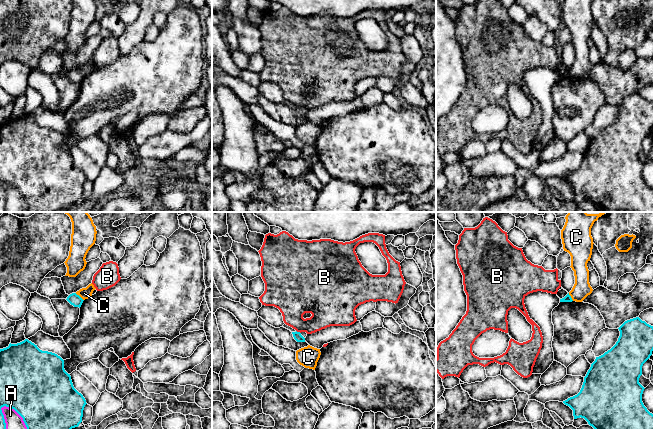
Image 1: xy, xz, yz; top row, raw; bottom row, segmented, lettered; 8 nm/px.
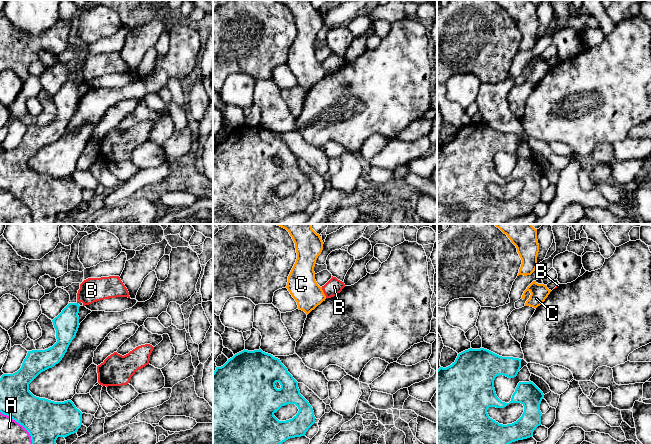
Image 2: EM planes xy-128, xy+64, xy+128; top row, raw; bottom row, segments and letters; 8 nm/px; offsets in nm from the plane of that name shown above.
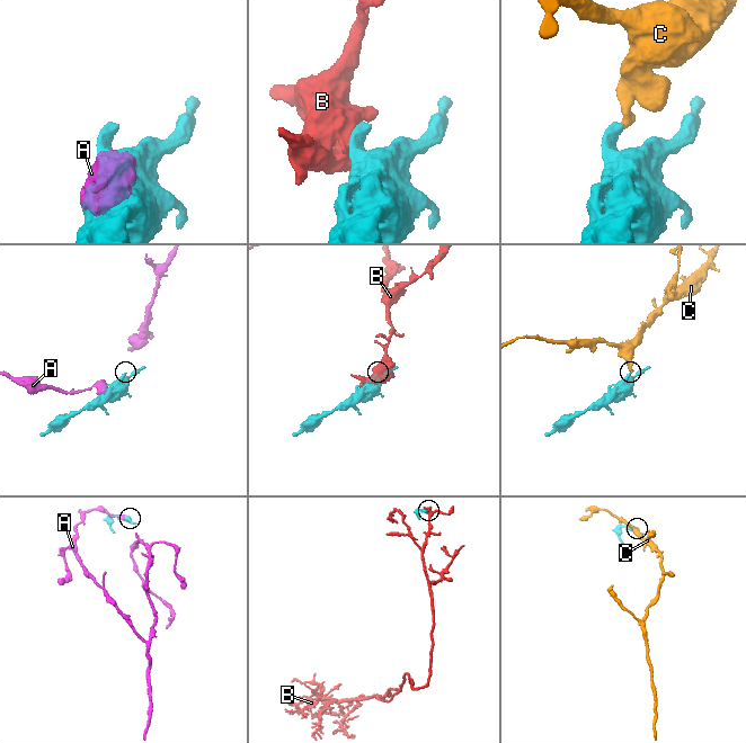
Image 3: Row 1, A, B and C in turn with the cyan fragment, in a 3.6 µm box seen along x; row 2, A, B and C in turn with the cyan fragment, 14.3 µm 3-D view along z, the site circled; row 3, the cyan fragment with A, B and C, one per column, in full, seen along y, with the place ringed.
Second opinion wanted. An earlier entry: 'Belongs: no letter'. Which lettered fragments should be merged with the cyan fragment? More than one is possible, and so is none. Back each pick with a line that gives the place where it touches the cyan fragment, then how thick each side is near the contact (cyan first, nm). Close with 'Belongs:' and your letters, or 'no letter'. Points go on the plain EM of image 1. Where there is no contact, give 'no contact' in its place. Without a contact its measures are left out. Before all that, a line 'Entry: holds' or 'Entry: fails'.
Entry: holds
Belongs: no letter

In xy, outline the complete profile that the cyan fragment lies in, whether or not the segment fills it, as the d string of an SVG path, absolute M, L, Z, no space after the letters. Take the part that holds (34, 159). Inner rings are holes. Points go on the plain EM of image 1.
M25 115L0 125L0 212L6 212L6 199L1 184L14 185L27 203L27 212L56 212L70 207L82 198L86 176L73 162L71 152L64 145L64 136L55 129L42 127Z

